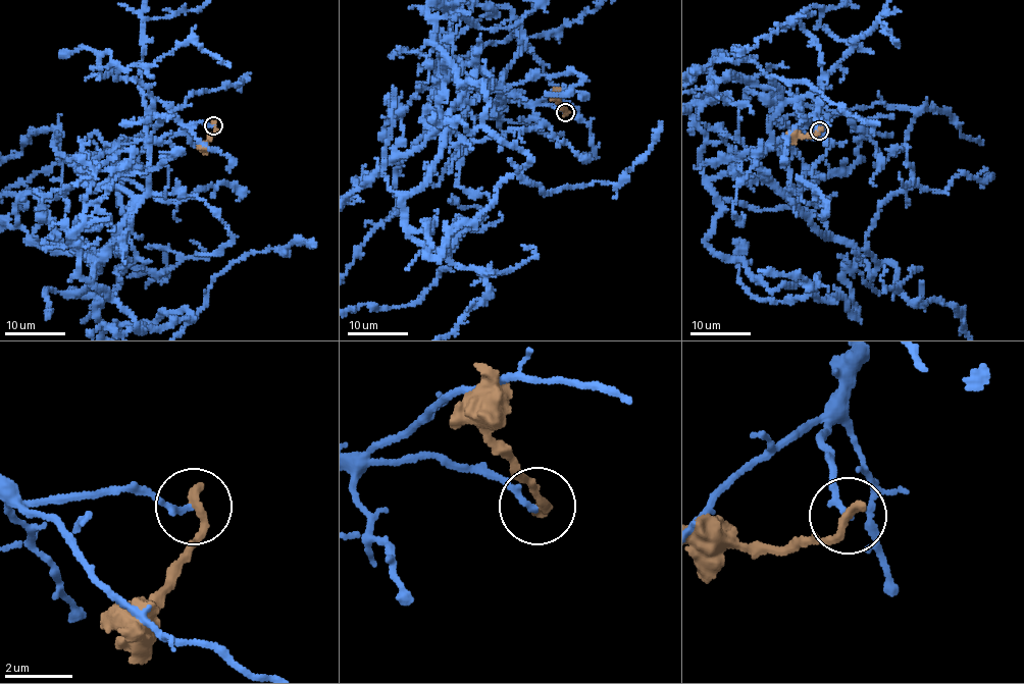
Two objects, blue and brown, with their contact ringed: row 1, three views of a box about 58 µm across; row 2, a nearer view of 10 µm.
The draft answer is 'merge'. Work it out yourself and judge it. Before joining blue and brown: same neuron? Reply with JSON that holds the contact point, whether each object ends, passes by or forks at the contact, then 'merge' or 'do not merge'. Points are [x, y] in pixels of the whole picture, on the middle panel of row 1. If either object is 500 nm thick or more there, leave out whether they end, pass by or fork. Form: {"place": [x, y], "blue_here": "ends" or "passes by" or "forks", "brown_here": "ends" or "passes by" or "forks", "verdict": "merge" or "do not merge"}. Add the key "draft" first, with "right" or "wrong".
{"draft": "wrong", "place": [565, 112], "blue_here": "ends", "brown_here": "ends", "verdict": "do not merge"}

